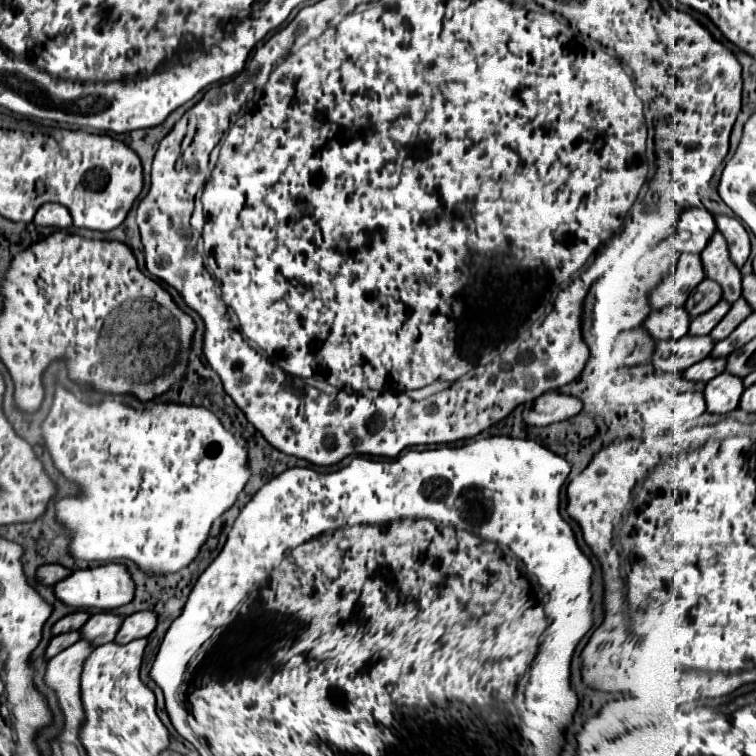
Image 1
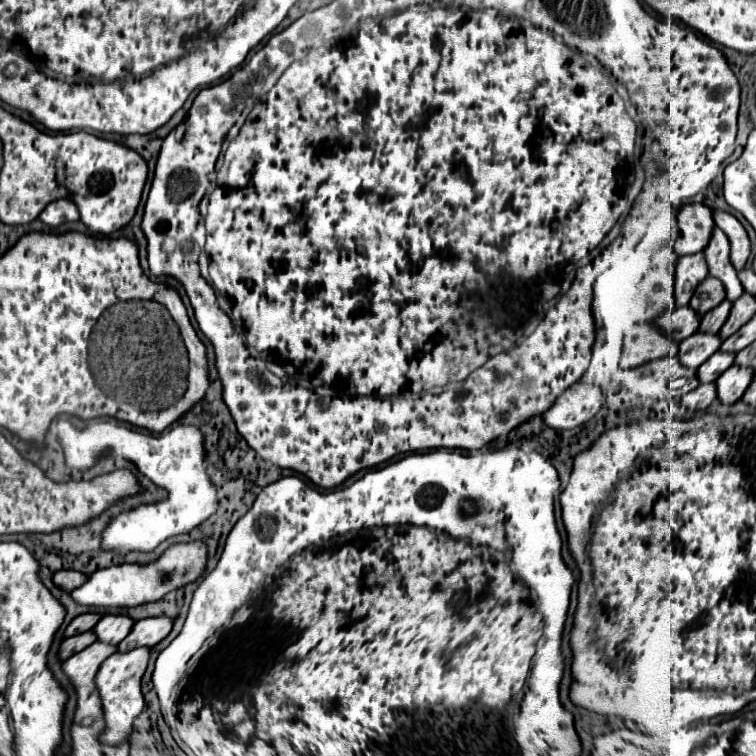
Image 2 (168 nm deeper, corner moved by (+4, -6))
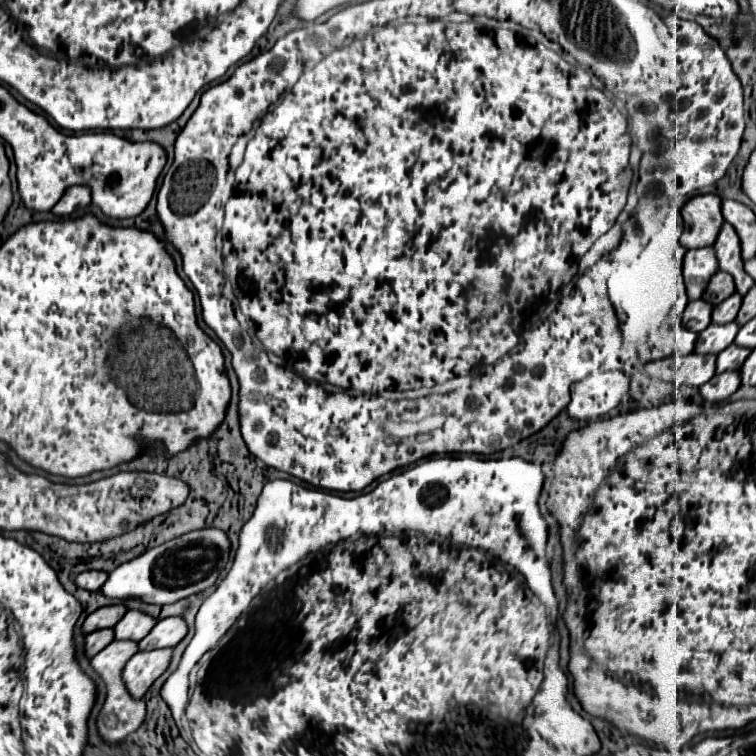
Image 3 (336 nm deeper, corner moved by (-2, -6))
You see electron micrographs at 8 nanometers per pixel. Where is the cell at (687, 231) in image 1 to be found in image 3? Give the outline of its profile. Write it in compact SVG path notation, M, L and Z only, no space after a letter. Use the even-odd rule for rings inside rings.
M714 194L694 196L682 208L682 218L684 218L684 232L680 242L686 250L712 246L724 222L720 214L720 198Z

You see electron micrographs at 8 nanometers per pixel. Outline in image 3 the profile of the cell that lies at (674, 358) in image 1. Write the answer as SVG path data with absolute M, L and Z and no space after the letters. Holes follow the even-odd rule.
M730 322L724 326L710 324L704 332L698 334L694 352L696 354L720 354L724 348L728 348L734 342L736 332L738 332L736 322Z

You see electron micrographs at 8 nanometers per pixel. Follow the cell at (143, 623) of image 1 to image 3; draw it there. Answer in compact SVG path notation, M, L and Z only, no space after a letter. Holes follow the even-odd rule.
M164 618L158 620L156 626L150 630L146 638L138 642L140 650L154 650L154 648L174 648L184 636L188 628L182 618Z

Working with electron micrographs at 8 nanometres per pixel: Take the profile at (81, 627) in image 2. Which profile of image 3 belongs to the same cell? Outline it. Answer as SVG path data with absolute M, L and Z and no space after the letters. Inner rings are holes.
M122 604L98 608L96 612L92 612L92 614L86 616L86 620L84 620L84 624L82 624L82 632L84 632L84 634L90 634L90 632L94 632L94 630L112 628L124 614L126 614L126 606L122 606Z

